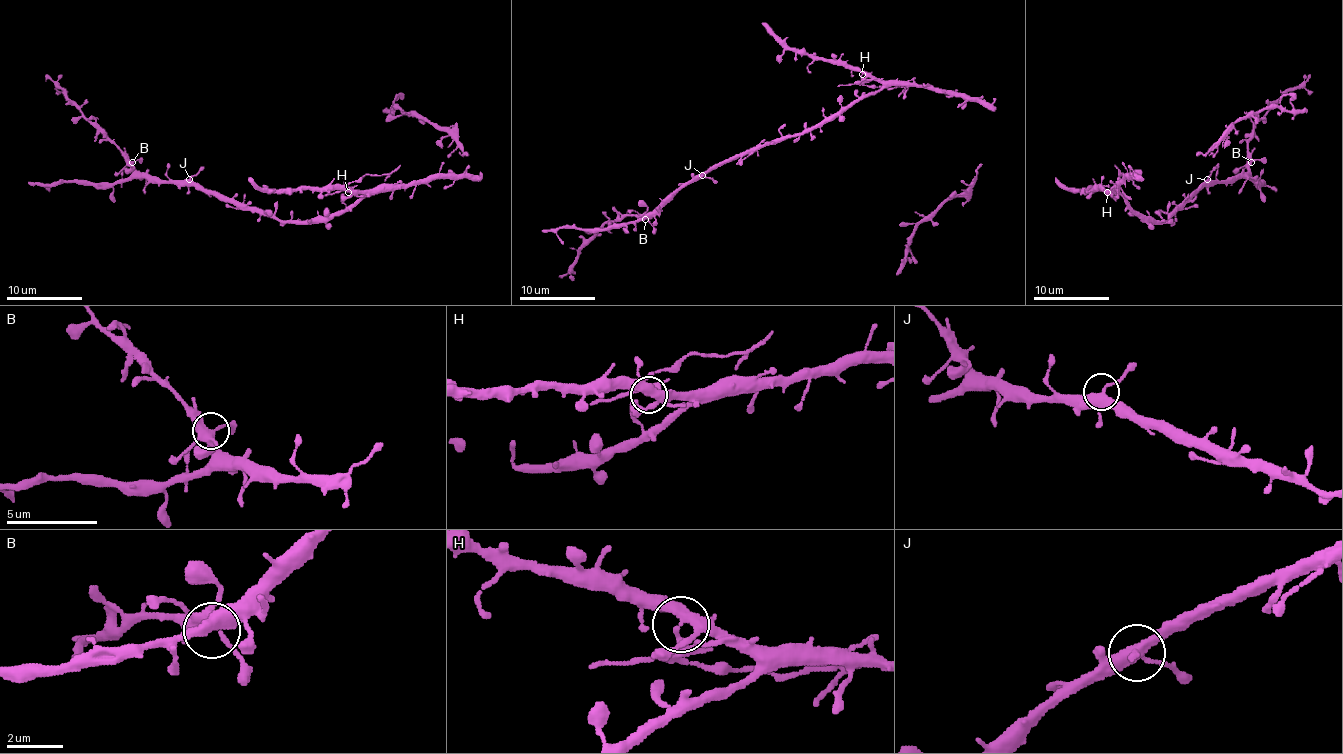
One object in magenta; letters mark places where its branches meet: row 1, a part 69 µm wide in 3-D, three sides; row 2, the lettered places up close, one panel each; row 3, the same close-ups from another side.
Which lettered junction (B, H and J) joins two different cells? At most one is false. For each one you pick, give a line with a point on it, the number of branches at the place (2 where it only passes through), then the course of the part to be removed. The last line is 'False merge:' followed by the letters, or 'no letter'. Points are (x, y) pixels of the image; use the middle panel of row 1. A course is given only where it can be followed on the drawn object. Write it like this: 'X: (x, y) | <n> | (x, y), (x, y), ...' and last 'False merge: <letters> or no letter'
H: (862, 74) | 5 | (862, 74), (864, 85), (902, 87), (914, 81)
False merge: H

